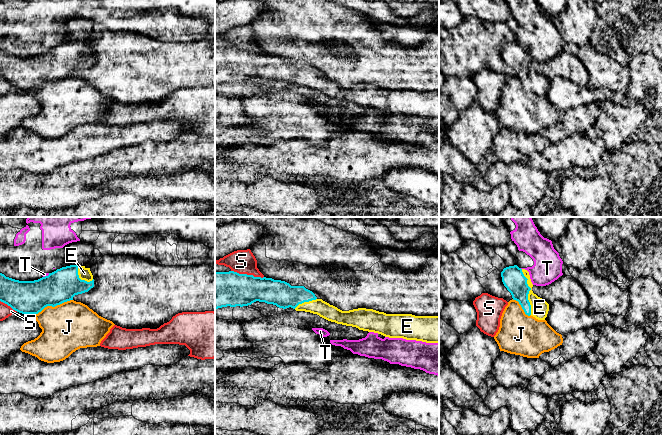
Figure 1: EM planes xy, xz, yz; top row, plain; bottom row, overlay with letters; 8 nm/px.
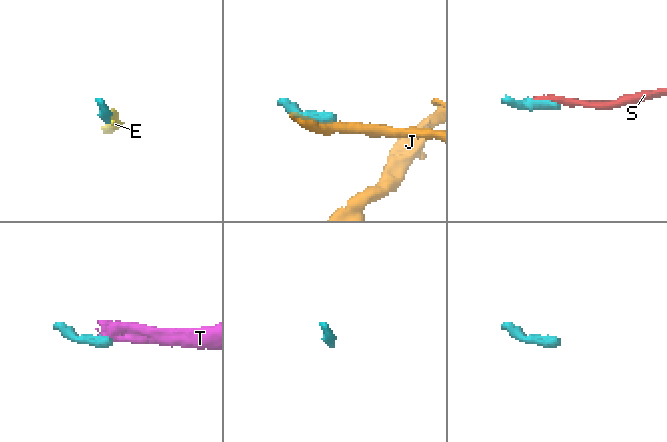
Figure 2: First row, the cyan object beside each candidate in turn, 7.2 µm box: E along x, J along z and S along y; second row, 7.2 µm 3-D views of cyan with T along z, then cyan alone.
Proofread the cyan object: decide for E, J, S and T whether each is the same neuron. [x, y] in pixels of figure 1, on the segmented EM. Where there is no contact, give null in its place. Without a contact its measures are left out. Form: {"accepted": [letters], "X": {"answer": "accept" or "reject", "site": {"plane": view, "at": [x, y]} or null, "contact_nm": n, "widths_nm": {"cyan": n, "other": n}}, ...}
{"accepted": ["E"], "E": {"answer": "accept", "site": {"plane": "yz", "at": [528, 292]}, "contact_nm": 380, "widths_nm": {"cyan": 180, "other": 140}}, "J": {"answer": "reject", "site": {"plane": "xy", "at": [53, 306]}, "contact_nm": 320, "widths_nm": {"cyan": 280, "other": 380}}, "S": {"answer": "reject", "site": {"plane": "xz", "at": [246, 274]}, "contact_nm": 280, "widths_nm": {"cyan": 280, "other": 190}}, "T": {"answer": "reject", "site": {"plane": "xy", "at": [46, 276]}, "contact_nm": 70, "widths_nm": {"cyan": 280, "other": 30}}}

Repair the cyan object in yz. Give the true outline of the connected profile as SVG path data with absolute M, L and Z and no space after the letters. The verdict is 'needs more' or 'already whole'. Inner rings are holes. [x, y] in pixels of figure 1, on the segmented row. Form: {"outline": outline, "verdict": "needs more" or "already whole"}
{"outline": "M517 265L509 266L503 269L501 277L513 300L519 302L526 315L545 320L549 304L533 293L533 284L527 270L521 269Z", "verdict": "needs more"}

